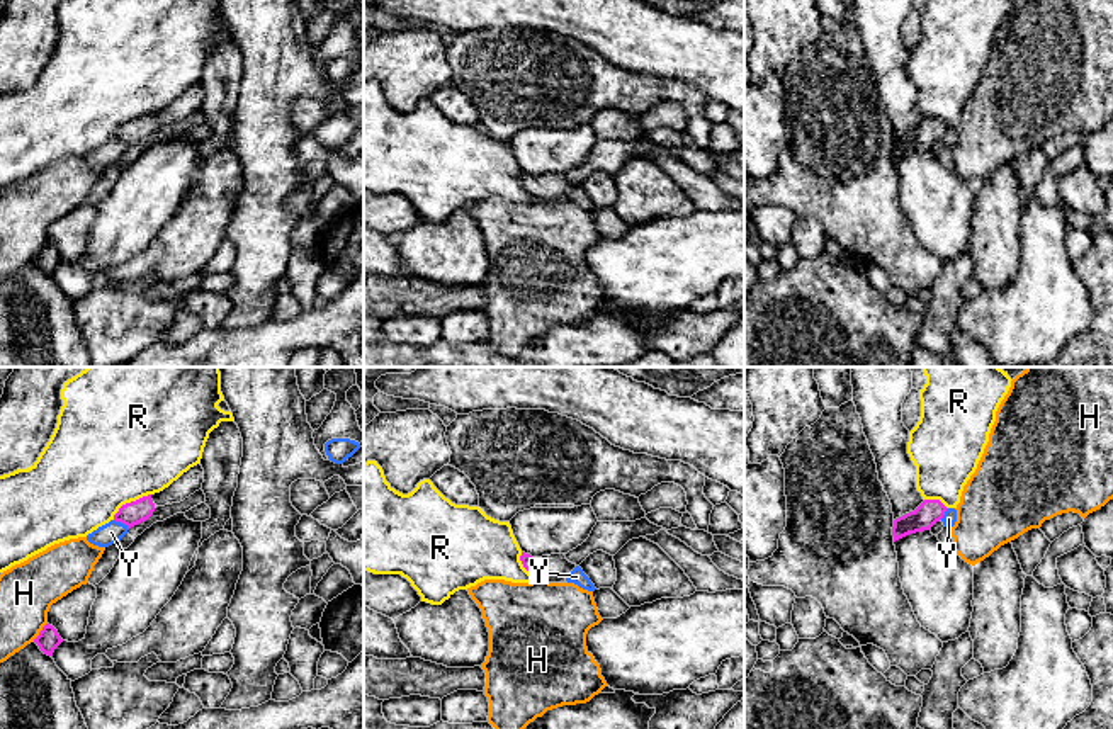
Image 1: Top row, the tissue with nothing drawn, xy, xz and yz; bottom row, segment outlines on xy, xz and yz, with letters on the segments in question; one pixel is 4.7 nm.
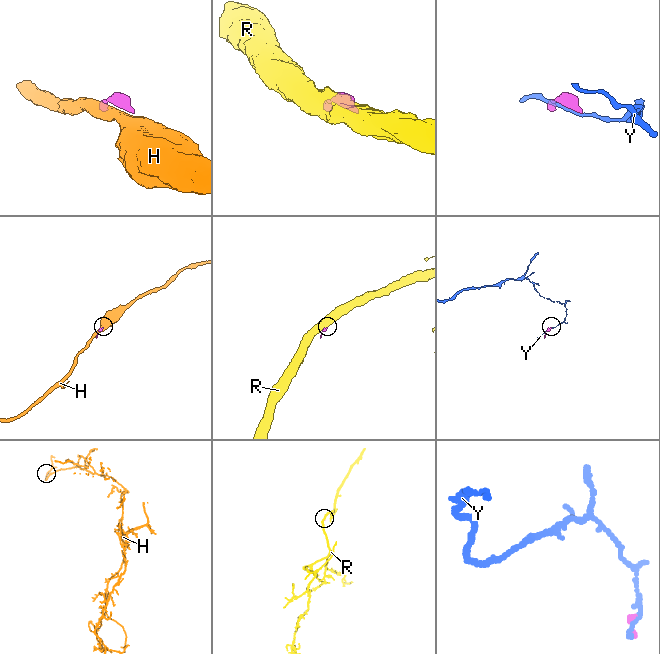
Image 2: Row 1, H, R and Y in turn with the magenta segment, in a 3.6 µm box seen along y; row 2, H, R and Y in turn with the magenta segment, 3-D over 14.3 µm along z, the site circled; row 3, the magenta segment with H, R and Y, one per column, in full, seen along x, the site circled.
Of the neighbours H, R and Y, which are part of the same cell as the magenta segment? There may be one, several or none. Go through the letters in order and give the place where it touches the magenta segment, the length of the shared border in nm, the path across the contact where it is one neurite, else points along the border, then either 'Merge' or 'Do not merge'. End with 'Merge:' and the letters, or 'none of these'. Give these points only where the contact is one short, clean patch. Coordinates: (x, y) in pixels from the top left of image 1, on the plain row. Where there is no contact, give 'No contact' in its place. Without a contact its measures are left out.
H: Touches magenta at xy (39, 252). Shared border 120 nm. Boundary: xy (46, 242), (33, 260). Do not merge
R: Touches magenta at xy (131, 121). Shared border 220 nm. Do not merge
Y: Touches magenta at xy (121, 141). Shared border 90 nm. Do not merge
Merge: none of these

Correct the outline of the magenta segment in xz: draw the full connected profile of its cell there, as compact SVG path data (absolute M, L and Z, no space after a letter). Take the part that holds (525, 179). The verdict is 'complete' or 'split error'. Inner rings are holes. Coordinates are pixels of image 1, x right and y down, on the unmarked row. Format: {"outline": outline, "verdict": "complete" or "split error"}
{"outline": "M522 172L523 187L539 201L566 202L568 194L576 187L564 173L532 177Z", "verdict": "split error"}

